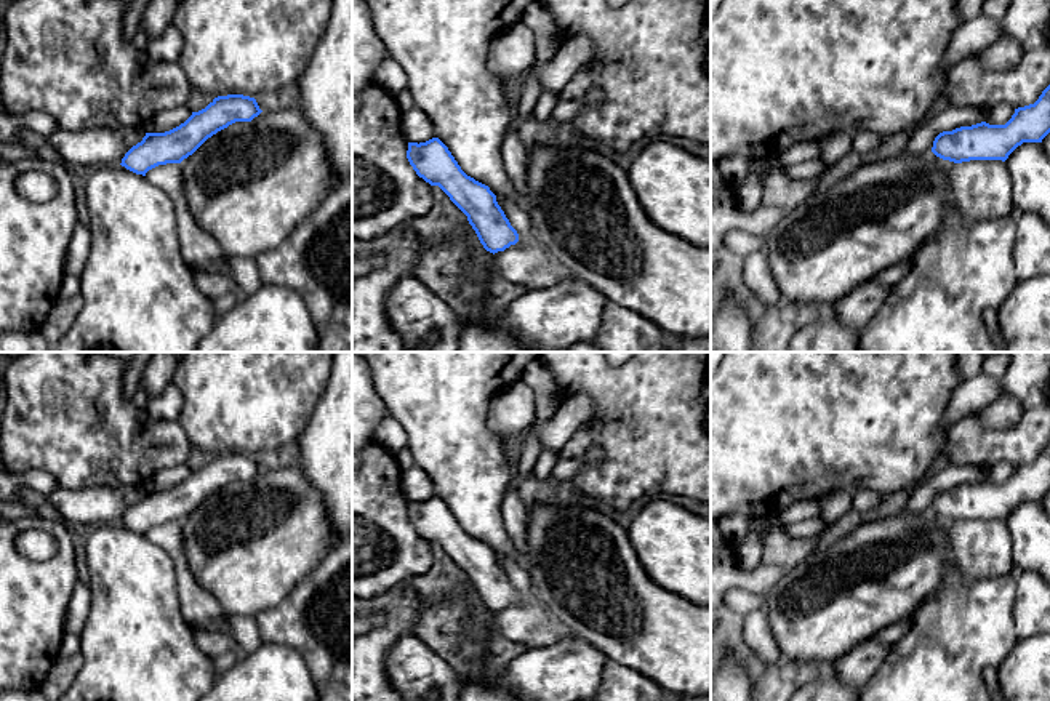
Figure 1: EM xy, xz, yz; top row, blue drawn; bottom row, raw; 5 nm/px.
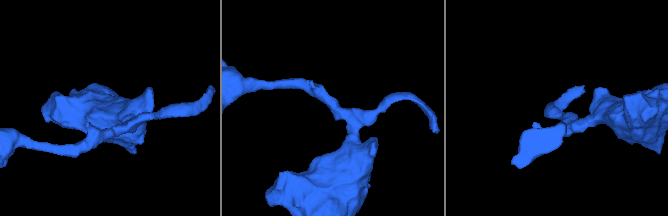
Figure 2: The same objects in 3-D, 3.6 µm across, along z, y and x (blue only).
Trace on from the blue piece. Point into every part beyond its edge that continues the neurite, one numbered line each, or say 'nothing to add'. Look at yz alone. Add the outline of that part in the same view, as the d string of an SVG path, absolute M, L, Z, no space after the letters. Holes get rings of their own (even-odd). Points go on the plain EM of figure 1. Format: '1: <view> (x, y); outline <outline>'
nothing to add

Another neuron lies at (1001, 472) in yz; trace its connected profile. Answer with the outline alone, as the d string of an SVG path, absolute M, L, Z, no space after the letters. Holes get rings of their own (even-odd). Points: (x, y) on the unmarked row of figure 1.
M1000 461L992 469L989 469L986 482L1005 483L1012 477L1013 472L1015 472L1013 464L1010 464L1007 461Z

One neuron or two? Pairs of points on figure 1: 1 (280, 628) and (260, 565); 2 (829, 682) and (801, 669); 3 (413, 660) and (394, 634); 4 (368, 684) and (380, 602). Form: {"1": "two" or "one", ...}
{"1": "two", "2": "two", "3": "two", "4": "one"}

